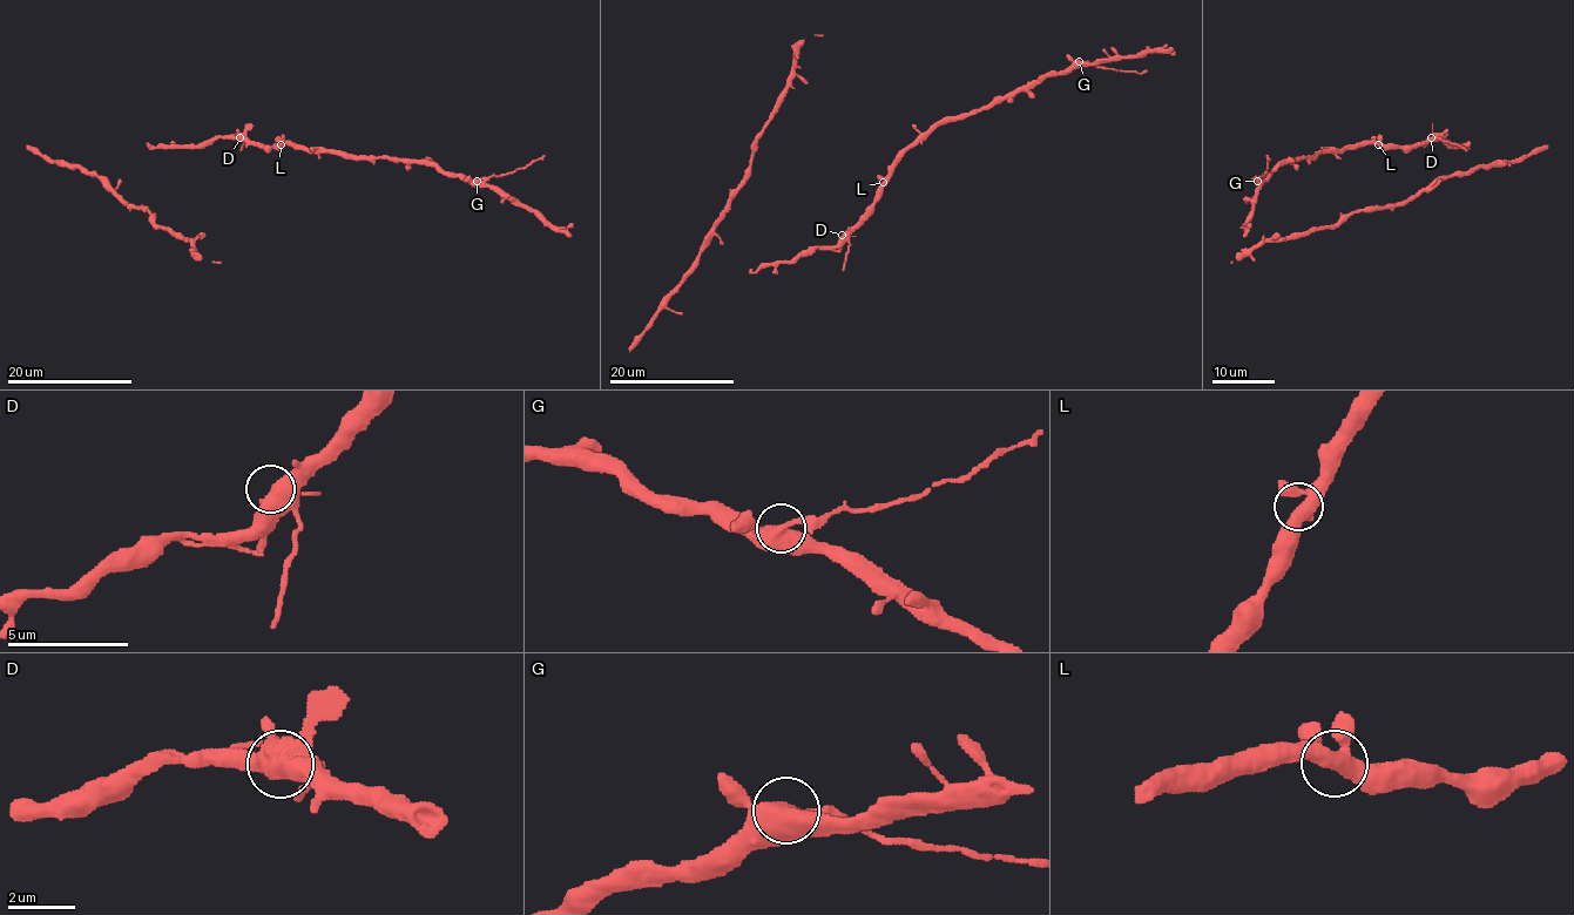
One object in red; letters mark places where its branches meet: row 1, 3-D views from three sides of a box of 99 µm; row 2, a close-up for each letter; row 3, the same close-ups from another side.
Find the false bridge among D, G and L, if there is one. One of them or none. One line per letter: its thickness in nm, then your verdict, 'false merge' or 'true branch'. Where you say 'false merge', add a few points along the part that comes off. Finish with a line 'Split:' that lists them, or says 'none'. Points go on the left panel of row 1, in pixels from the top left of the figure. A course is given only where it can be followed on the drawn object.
D: calibre 440 nm; true branch
G: calibre 480 nm; false merge; course (477, 180), (524, 169), (544, 155)
L: calibre 440 nm; true branch
Split: G

